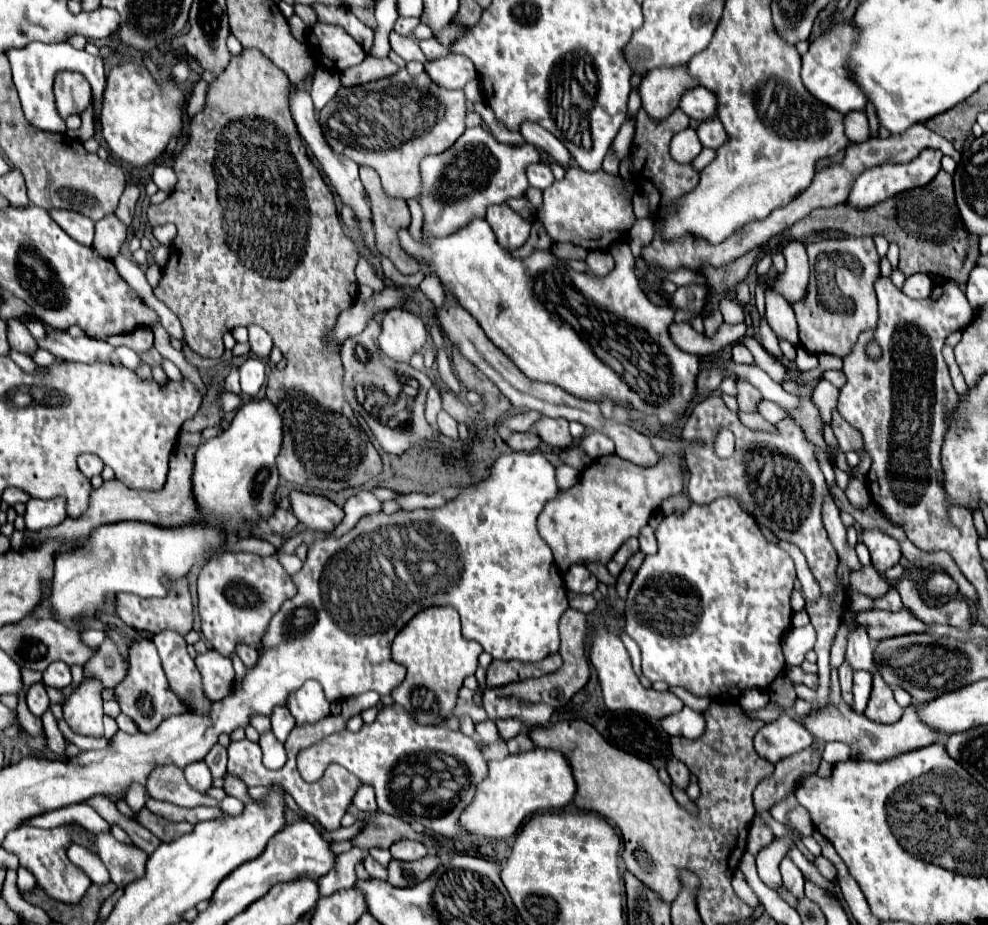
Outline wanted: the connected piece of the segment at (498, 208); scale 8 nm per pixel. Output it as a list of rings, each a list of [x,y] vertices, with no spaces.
[[[506,203],[490,205],[486,213],[486,221],[490,223],[498,243],[504,245],[504,249],[520,249],[530,235],[530,223],[524,221]]]

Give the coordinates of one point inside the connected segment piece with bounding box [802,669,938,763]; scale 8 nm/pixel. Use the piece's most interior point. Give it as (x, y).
(868, 741)

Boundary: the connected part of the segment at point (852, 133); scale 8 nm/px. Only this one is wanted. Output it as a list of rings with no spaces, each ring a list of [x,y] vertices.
[[[850,111],[844,115],[844,131],[852,141],[866,141],[870,137],[870,129],[864,111]]]

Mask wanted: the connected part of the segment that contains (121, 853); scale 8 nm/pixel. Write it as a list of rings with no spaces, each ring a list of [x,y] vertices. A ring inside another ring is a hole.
[[[110,833],[94,835],[94,841],[98,847],[98,857],[104,861],[112,881],[120,889],[124,889],[132,879],[138,879],[140,873],[144,873],[146,853],[142,849],[122,845]]]

